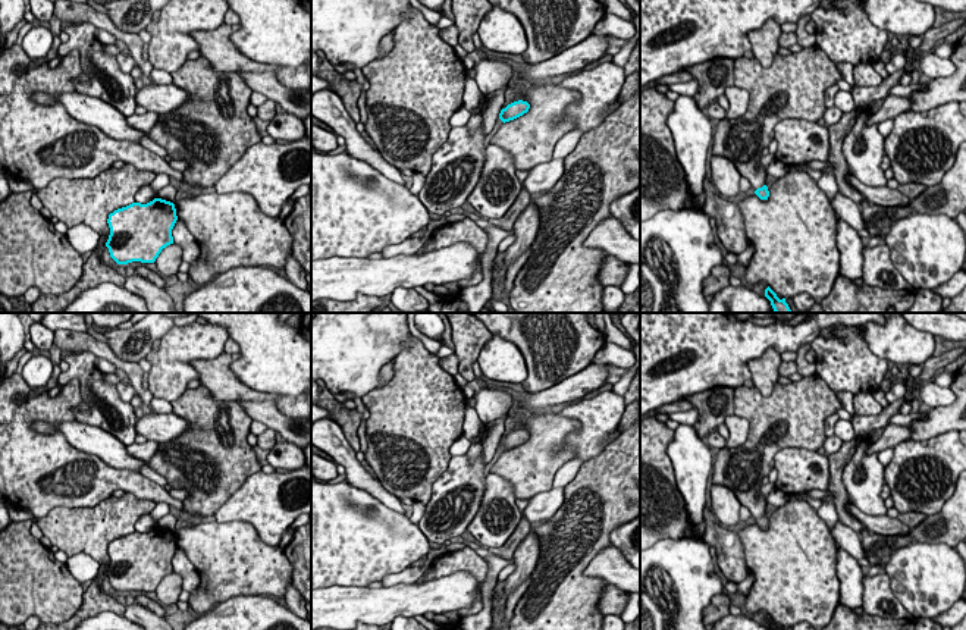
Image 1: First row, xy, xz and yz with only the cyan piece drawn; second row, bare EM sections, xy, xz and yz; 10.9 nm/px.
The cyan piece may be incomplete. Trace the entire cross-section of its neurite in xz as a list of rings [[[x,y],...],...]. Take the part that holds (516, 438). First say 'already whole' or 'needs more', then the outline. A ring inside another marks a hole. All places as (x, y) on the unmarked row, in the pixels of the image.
already whole; [[[523,429],[514,430],[501,439],[499,448],[504,452],[514,449],[514,448],[523,445],[524,442],[527,442],[529,438],[530,438],[530,433],[527,430],[523,430]]]

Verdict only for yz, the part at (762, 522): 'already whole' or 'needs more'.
needs more

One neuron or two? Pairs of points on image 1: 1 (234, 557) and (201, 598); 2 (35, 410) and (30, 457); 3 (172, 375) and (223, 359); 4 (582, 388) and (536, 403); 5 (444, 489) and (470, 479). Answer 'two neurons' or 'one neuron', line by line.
1: one neuron
2: one neuron
3: two neurons
4: one neuron
5: one neuron

